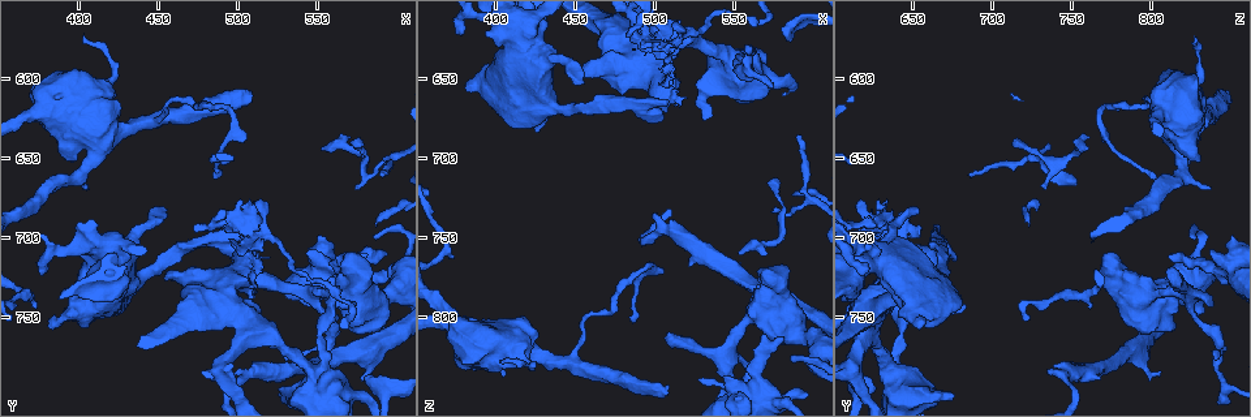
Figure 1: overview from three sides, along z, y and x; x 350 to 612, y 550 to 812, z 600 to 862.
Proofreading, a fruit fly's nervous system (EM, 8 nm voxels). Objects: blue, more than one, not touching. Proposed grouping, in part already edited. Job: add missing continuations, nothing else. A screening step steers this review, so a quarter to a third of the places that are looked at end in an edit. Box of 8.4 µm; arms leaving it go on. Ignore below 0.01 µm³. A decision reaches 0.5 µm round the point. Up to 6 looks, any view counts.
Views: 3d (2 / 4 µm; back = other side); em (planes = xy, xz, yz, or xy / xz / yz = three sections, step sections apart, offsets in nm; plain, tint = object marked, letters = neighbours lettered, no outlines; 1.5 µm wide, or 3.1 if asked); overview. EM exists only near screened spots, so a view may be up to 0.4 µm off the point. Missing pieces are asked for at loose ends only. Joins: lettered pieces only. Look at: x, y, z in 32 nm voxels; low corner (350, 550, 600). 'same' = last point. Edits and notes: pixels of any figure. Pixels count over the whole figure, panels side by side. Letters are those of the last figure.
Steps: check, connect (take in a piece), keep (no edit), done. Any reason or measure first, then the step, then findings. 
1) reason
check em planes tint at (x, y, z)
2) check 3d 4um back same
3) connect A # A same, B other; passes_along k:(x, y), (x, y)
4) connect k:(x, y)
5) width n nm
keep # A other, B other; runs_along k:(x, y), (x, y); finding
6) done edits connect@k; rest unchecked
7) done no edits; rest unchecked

branch stops here
check em planes letters at (508, 720, 810)

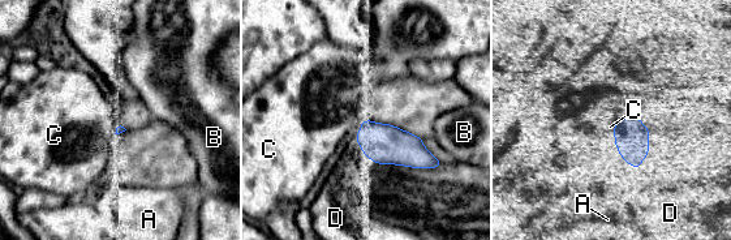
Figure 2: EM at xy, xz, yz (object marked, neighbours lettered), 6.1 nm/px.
keep # A other, B other, C other, D other; border 2:(615, 127), (613, 133); none of them fits

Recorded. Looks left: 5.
thick end
check 3d 4um at (398, 650, 832)

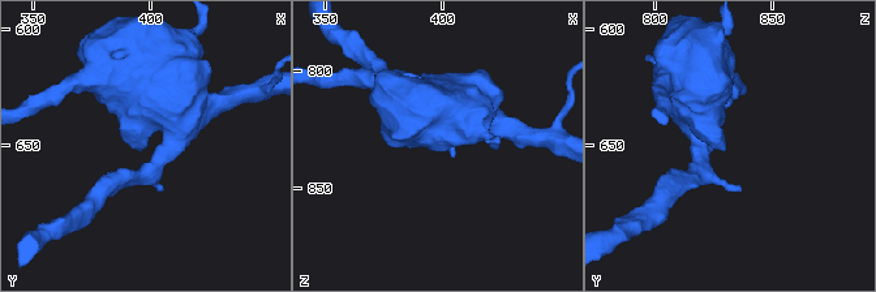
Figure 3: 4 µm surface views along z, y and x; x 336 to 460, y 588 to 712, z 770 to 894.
check em planes tint at (398, 652, 831)

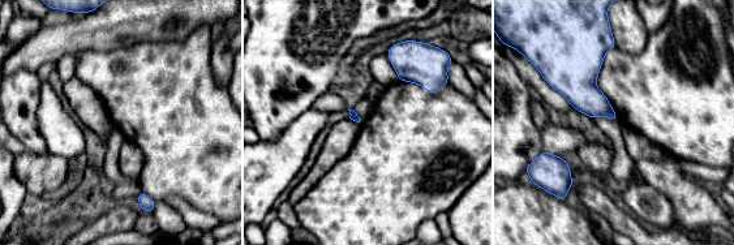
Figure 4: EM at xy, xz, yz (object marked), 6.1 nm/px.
see the neighbours
check em planes letters same

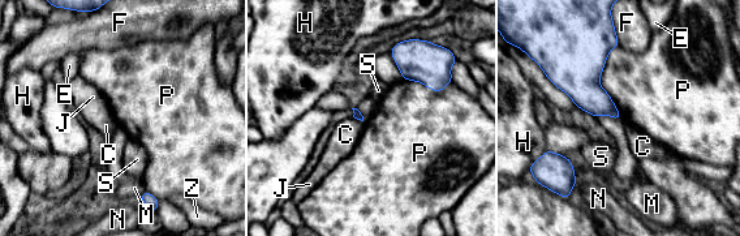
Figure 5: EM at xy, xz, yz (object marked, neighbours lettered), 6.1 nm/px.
keep # C other, E other, F other, H other, J other, M other, N other, P other, S other, Z other; none of them fits

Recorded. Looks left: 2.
tapers out
check em xz step 8 letters at (570, 638, 714)

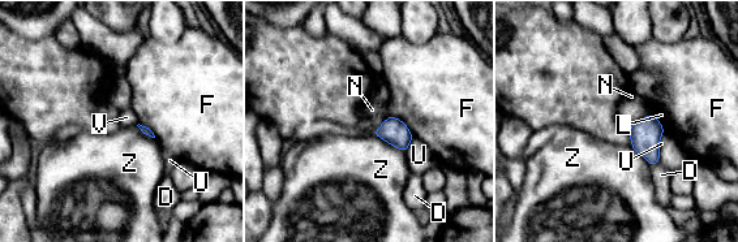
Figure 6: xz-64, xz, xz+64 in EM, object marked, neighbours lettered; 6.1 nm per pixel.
check em yz step 8 letters same

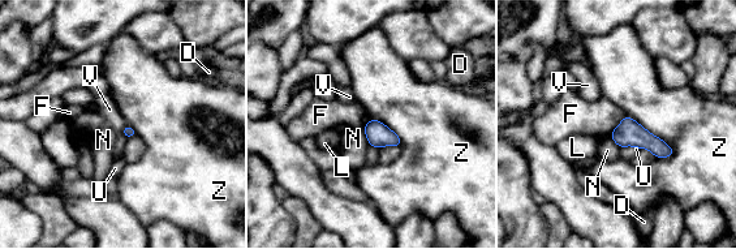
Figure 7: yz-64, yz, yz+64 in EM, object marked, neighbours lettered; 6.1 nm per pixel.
longest_contact Z 380 nm
keep # D other, F other, L other, N other, U other, V other, Z other; no lettered piece goes on from it

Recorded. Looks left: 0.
done no edits; rest unchecked

